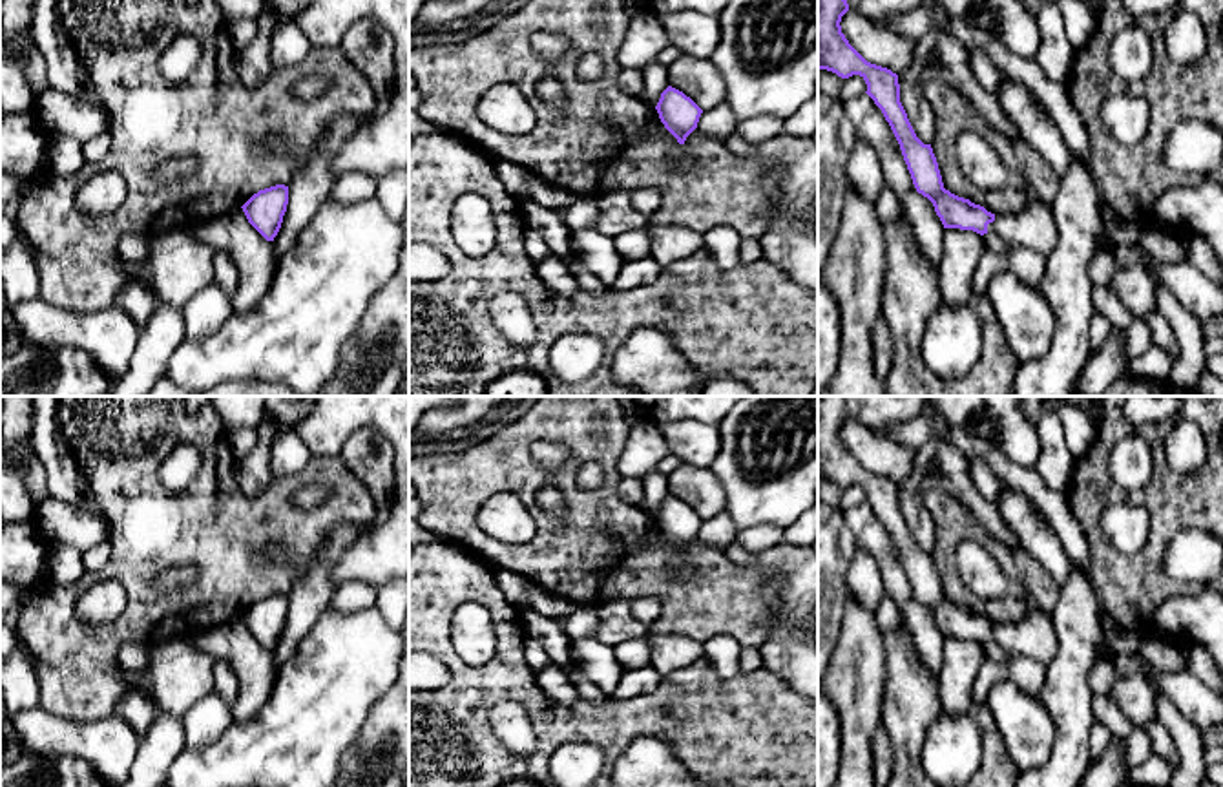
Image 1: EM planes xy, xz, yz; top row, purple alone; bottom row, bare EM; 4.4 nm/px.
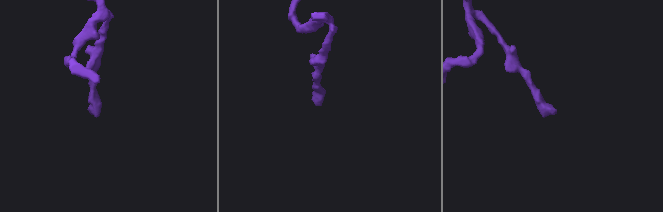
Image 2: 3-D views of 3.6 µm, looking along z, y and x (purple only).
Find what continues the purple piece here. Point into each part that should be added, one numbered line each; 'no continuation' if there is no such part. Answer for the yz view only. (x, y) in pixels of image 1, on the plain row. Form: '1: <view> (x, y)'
1: yz (1034, 636)

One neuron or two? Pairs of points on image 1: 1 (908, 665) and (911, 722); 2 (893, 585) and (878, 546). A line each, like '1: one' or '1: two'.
1: one
2: one

